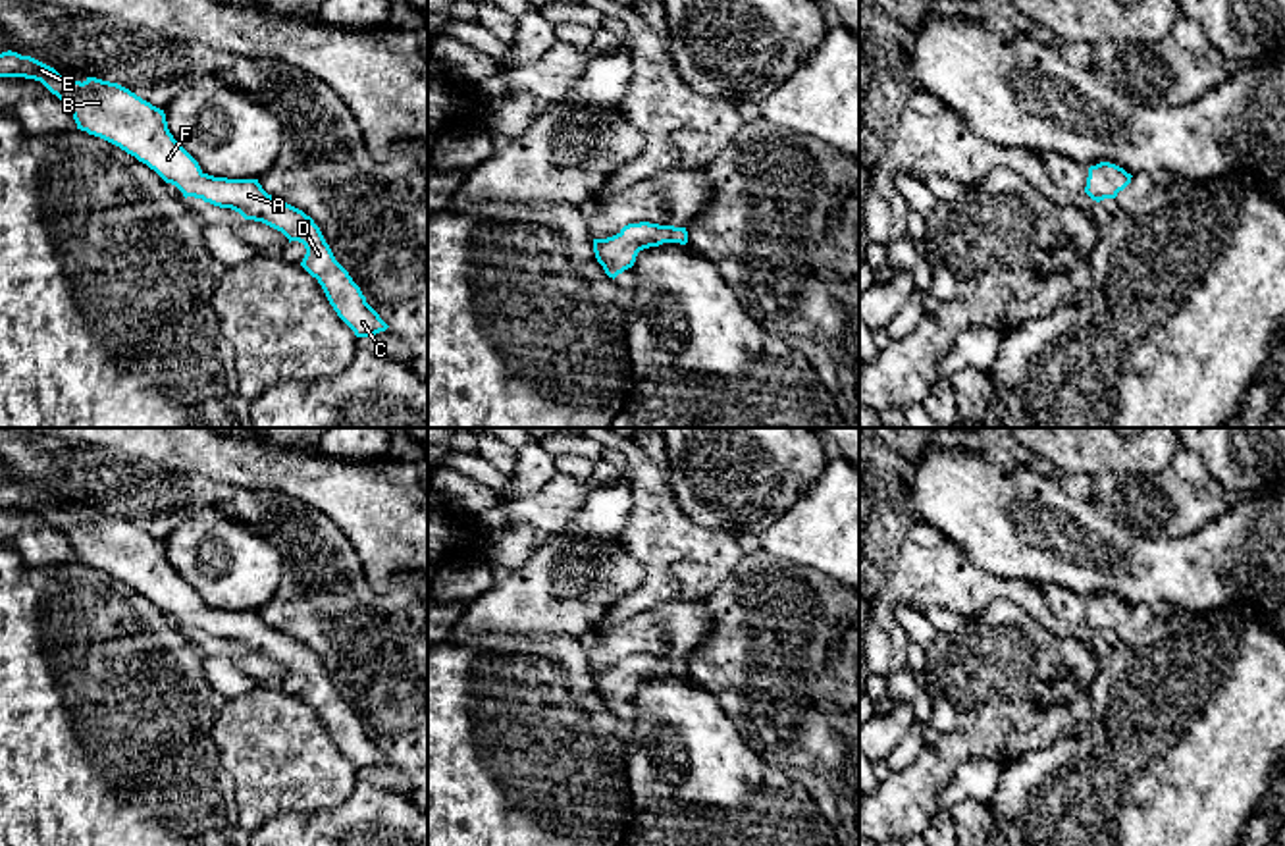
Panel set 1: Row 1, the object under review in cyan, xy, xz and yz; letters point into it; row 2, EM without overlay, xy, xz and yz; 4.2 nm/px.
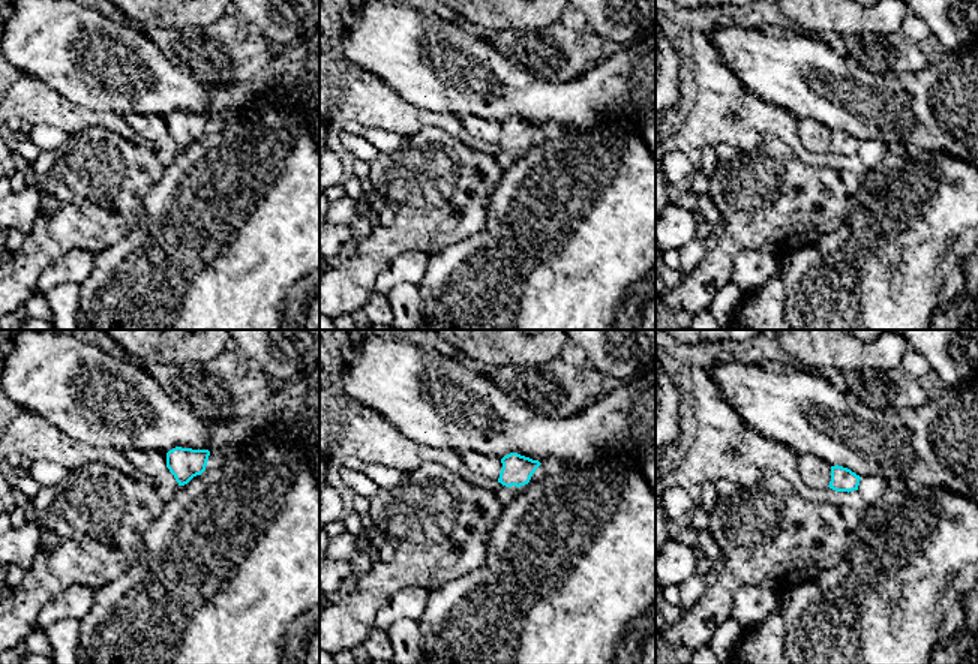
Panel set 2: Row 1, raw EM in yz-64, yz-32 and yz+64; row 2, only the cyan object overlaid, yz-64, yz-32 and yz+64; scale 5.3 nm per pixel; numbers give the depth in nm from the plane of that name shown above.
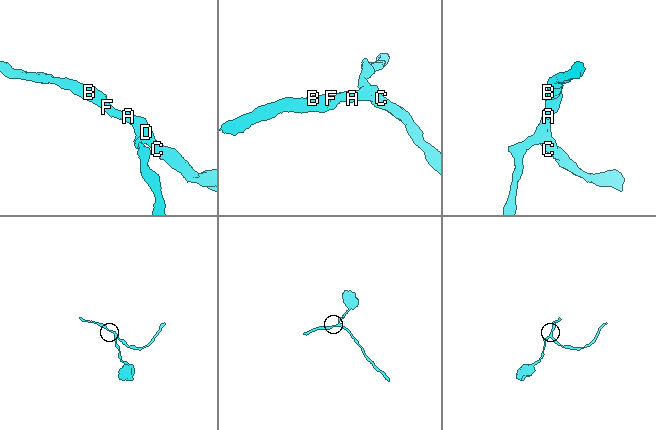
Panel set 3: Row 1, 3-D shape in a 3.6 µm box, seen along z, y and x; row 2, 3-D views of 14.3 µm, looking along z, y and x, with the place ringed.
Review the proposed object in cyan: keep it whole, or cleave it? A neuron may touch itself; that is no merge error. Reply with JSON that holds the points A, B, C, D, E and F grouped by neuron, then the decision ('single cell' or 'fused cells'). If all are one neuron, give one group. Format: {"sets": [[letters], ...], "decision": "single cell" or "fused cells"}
{"sets": [["A", "B", "C", "D", "E", "F"]], "decision": "single cell"}

